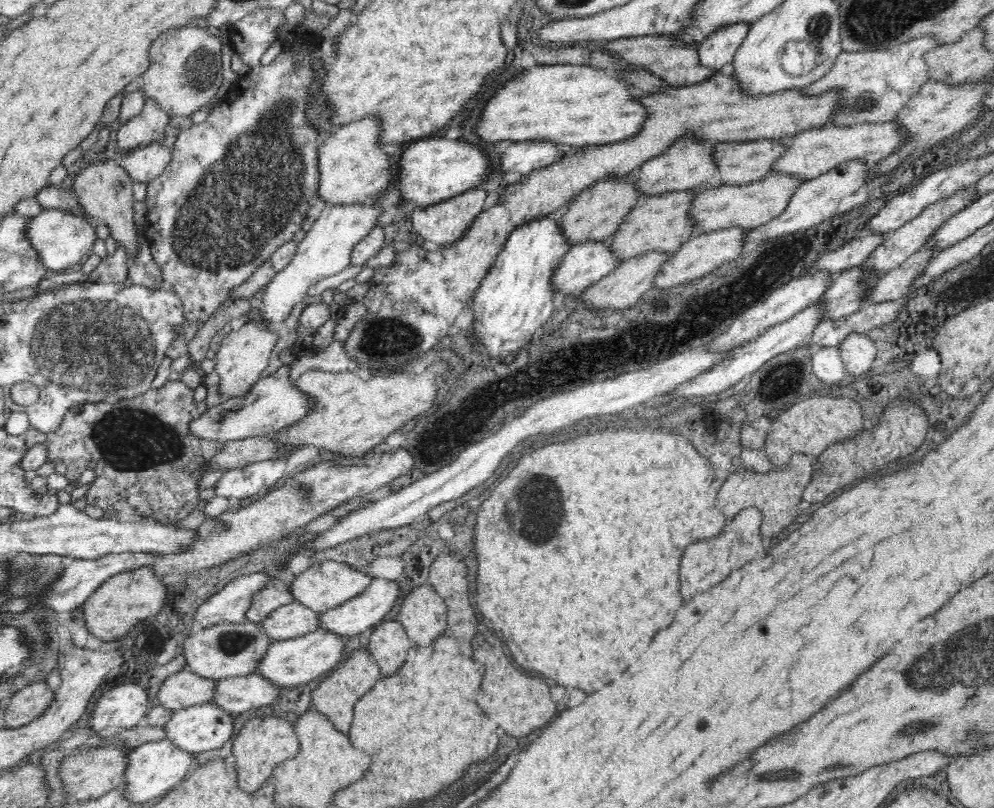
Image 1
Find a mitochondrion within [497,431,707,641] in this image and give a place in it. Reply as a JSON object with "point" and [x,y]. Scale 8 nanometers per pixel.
{"point":[538,509]}

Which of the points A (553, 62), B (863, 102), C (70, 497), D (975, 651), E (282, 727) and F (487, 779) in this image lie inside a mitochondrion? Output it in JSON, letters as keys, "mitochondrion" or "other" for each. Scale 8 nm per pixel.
{"A":"other","B":"mitochondrion","C":"other","D":"mitochondrion","E":"other","F":"mitochondrion"}

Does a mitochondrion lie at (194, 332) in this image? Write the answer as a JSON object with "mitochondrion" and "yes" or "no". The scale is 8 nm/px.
{"mitochondrion":"no"}

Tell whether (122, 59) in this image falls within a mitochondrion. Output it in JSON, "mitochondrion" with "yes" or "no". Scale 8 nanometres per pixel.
{"mitochondrion":"no"}

